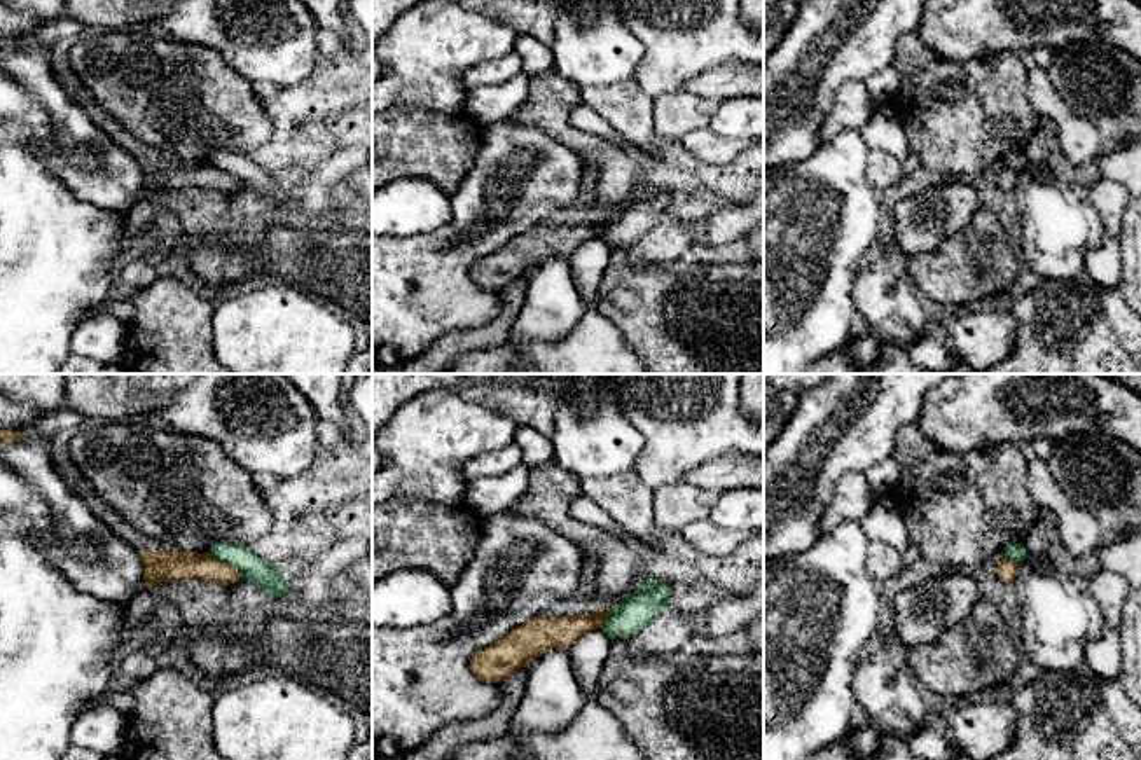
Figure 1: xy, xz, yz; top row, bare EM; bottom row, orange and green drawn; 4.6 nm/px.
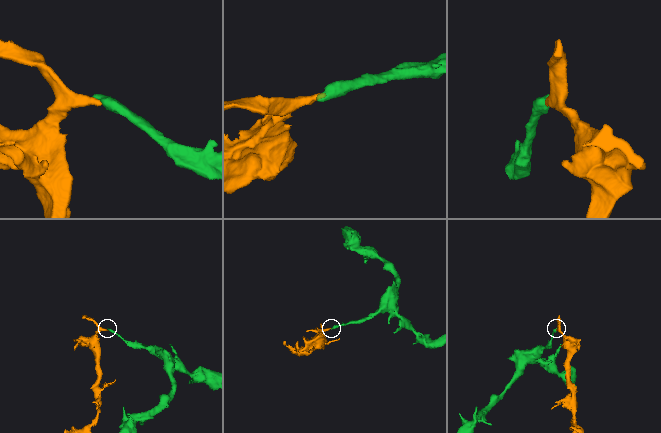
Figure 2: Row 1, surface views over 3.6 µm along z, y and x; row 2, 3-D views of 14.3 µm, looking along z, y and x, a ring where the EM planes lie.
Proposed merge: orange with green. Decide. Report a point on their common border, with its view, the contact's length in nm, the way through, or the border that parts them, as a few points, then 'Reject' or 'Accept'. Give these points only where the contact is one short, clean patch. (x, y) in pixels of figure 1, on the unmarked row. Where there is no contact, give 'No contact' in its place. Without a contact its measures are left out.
Touches orange at xy (224, 172). Shared border 200 nm. Boundary: xy (207, 161), (231, 173), (242, 184). Reject

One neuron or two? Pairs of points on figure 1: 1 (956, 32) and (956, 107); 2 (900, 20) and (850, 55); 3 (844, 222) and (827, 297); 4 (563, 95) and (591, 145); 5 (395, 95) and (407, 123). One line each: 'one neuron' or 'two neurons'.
1: two neurons
2: one neuron
3: one neuron
4: one neuron
5: two neurons

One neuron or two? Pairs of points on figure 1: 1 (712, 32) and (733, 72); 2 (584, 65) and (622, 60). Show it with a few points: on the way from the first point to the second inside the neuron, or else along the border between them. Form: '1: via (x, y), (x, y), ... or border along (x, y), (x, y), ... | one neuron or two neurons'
1: border along (745, 60), (724, 58), (689, 77) | two neurons
2: via (593, 60), (614, 60) | one neuron

